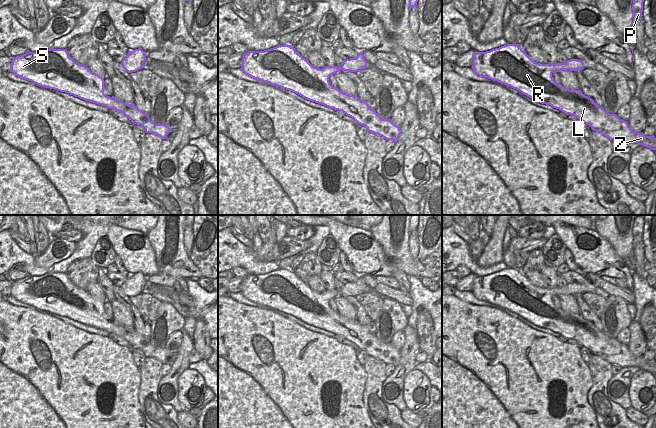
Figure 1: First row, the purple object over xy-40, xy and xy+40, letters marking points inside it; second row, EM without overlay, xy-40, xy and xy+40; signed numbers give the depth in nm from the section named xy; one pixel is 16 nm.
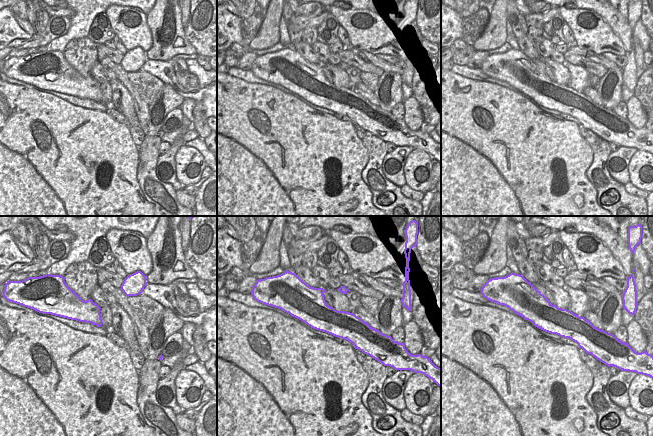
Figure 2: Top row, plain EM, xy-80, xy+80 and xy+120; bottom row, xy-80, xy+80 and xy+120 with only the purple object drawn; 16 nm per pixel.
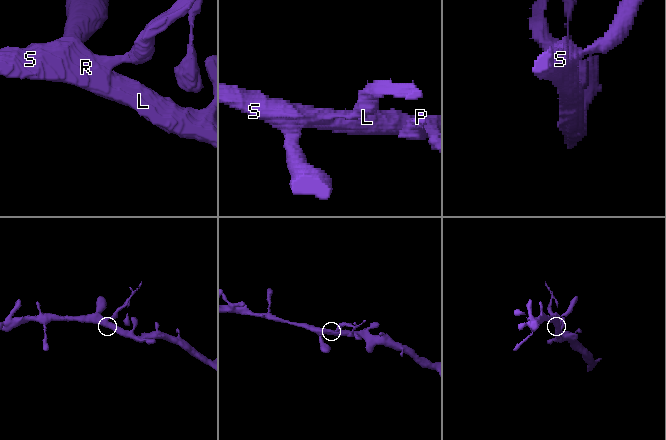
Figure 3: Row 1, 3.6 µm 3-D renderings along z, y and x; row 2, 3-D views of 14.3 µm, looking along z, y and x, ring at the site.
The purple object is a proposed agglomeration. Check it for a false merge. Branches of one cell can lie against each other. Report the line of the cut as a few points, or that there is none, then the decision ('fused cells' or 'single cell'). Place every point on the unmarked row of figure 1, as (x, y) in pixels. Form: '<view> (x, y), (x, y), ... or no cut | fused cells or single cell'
xy+40 (550, 288), (553, 294), (558, 295) | fused cells

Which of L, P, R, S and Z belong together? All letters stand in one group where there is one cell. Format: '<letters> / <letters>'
L R S Z / P

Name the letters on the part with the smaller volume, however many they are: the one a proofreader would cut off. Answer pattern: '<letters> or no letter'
P

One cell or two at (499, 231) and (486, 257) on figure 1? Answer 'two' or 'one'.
one

